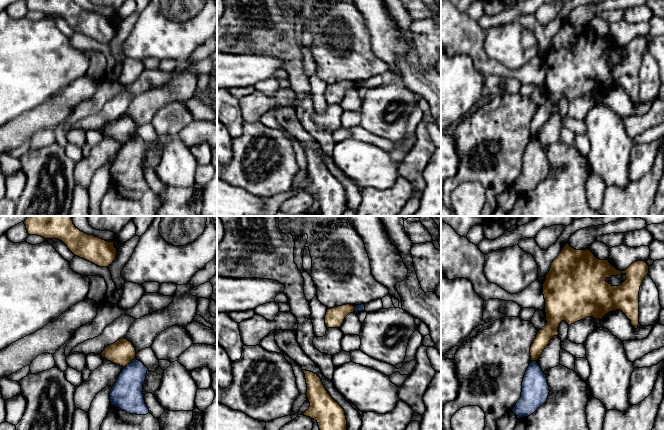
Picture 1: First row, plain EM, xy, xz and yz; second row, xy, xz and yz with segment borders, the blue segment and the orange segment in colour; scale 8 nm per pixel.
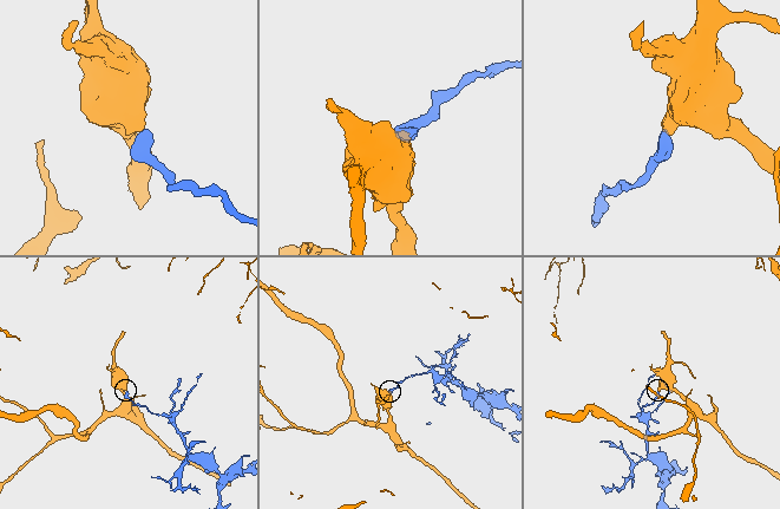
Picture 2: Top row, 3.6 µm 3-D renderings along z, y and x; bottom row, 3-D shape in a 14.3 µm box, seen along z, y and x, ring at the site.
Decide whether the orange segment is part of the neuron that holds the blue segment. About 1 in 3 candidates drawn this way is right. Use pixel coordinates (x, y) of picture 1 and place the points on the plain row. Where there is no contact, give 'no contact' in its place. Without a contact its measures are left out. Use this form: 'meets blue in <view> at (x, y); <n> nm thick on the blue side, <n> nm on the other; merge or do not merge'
meets blue in xy at (130, 138); 260 nm thick on the blue side, 200 nm on the other; do not merge

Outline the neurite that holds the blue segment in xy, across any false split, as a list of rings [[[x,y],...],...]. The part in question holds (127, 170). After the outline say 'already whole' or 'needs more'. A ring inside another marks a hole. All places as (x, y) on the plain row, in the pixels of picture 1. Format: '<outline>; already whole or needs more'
[[[137,135],[125,142],[110,167],[111,181],[130,190],[148,190],[149,185],[143,170],[147,146],[148,144]]]; already whole

